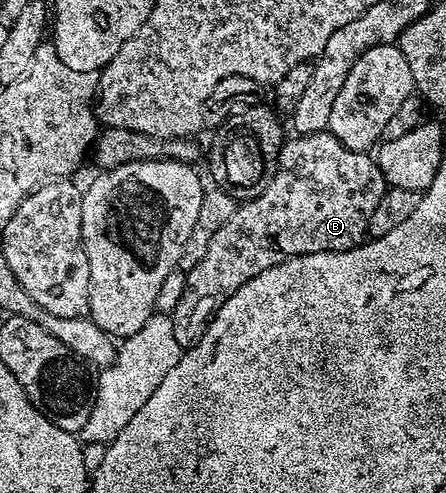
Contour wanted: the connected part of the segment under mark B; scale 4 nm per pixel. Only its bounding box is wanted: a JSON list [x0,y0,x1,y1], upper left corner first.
[170,130,386,350]

